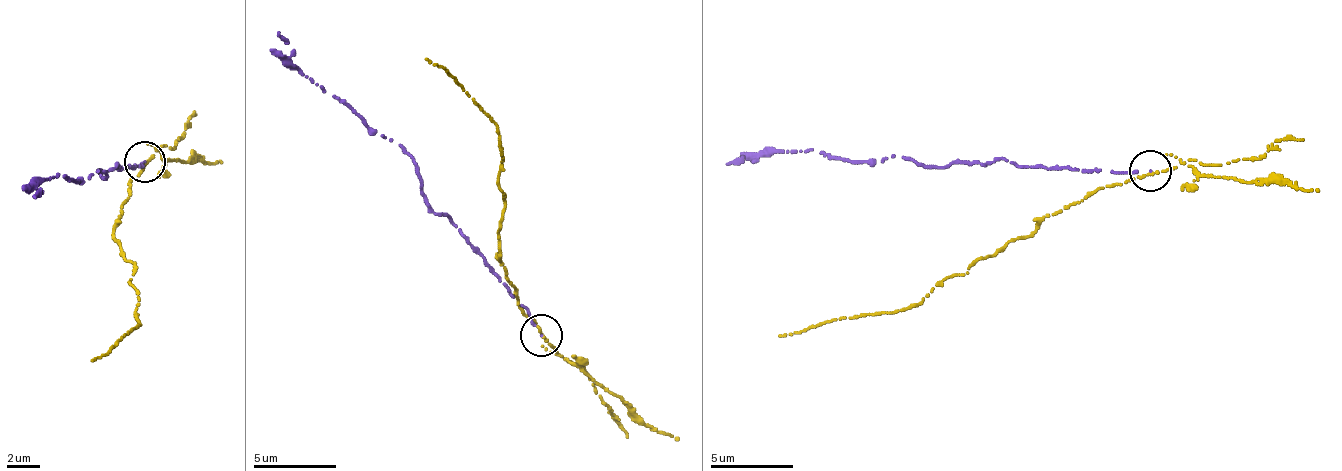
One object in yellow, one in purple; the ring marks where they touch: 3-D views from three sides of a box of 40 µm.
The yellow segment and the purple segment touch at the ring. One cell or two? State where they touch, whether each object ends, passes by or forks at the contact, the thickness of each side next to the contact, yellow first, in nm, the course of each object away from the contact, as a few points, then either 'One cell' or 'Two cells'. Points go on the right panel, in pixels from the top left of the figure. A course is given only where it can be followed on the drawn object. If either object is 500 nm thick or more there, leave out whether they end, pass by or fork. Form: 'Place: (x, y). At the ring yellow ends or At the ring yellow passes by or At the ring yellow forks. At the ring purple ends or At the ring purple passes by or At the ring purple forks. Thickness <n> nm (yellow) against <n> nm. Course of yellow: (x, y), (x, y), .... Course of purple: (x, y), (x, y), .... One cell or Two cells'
Place: (1150, 171). At the ring yellow passes by. At the ring purple ends. Thickness 180 nm (yellow) against 100 nm. Course of yellow: (1152, 174), (1097, 189), (962, 275), (945, 276), (931, 293), (888, 314), (830, 320), (780, 334). Course of purple: (1152, 170), (1019, 168), (1004, 159), (922, 167), (907, 158), (874, 160), (780, 149), (737, 157), (726, 165). One cell

